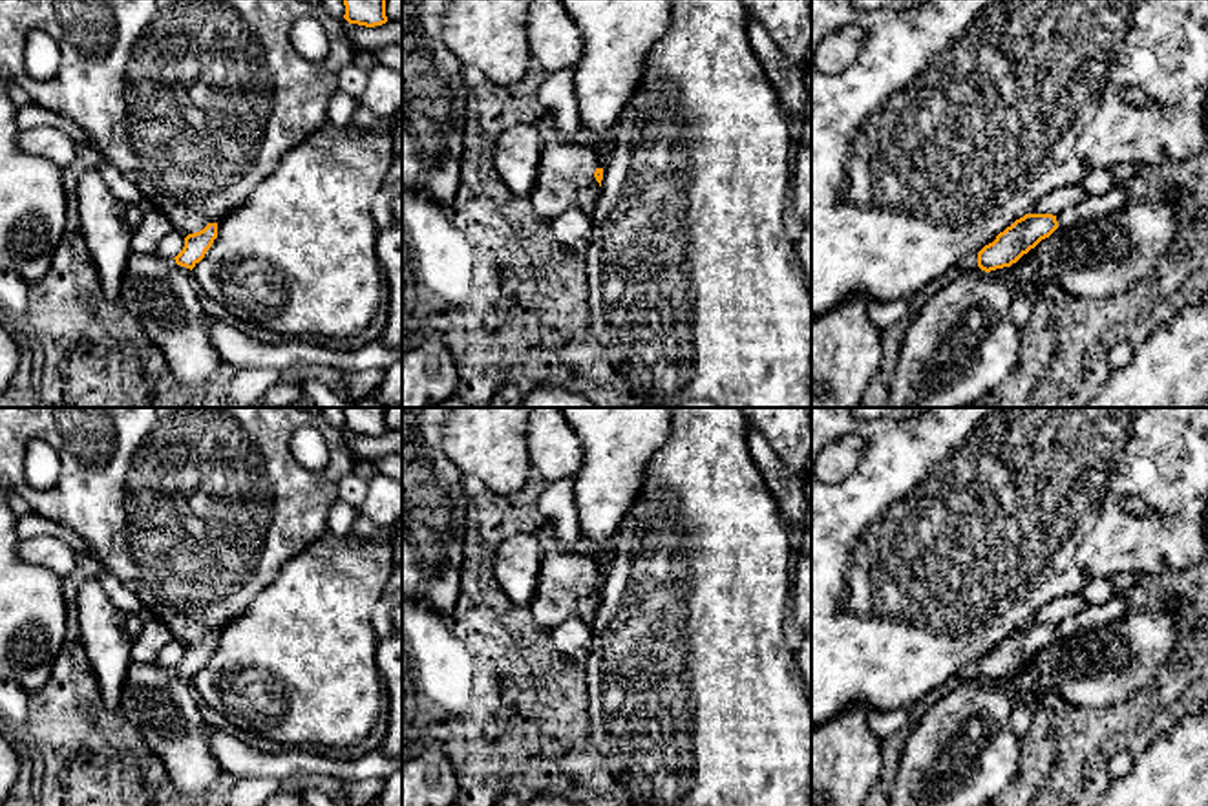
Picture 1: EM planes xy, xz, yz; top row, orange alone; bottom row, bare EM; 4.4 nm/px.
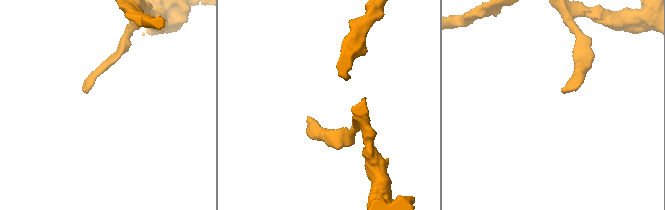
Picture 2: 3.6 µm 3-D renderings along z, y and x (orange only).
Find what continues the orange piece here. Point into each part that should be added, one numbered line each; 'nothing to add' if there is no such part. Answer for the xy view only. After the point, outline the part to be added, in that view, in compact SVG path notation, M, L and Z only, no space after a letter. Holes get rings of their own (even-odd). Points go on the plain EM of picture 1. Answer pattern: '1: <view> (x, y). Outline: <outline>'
1: xy (156, 700). Outline: M132 662L121 693L121 713L181 793L203 793L227 775L212 753L192 689L192 680L170 665Z

